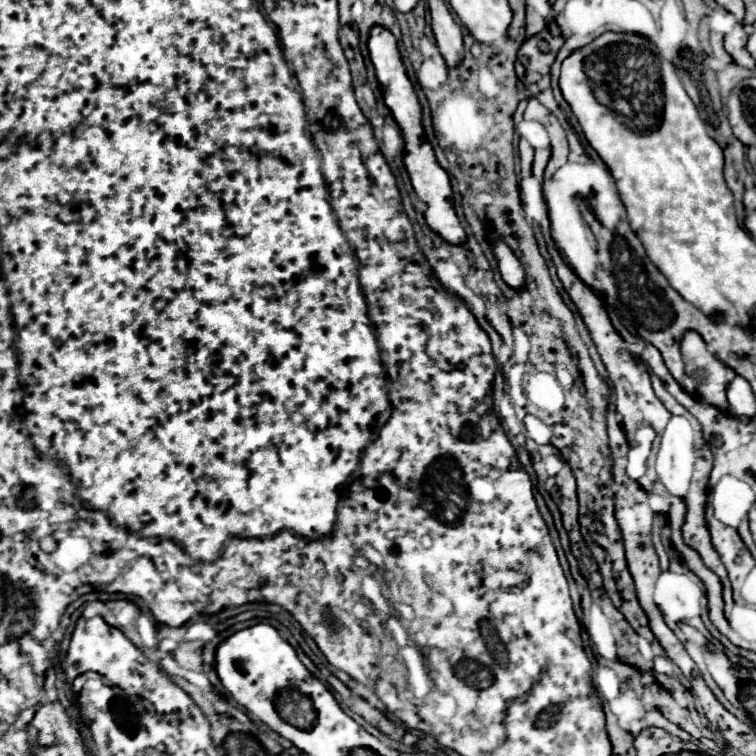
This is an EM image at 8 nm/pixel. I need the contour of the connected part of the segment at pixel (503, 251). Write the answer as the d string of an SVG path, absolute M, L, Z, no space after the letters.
M493 234L493 252L499 260L499 270L501 270L503 280L513 288L521 288L525 280L525 270L521 266L521 260L495 234Z

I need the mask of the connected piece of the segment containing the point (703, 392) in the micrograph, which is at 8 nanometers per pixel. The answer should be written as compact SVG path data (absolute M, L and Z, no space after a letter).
M695 330L683 334L681 354L685 372L697 382L697 394L701 396L701 400L717 406L719 410L727 410L725 390L727 384L735 378L735 372L707 350L705 340Z

